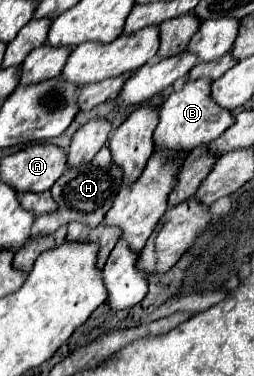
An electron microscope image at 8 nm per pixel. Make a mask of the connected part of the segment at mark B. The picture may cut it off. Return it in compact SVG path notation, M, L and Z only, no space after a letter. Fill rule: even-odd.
M198 78L192 82L186 82L180 86L180 90L174 90L166 102L160 108L160 122L154 132L156 148L170 148L170 150L192 150L200 144L214 142L228 126L234 122L232 110L224 110L222 106L214 104L210 98L210 86L208 78Z

